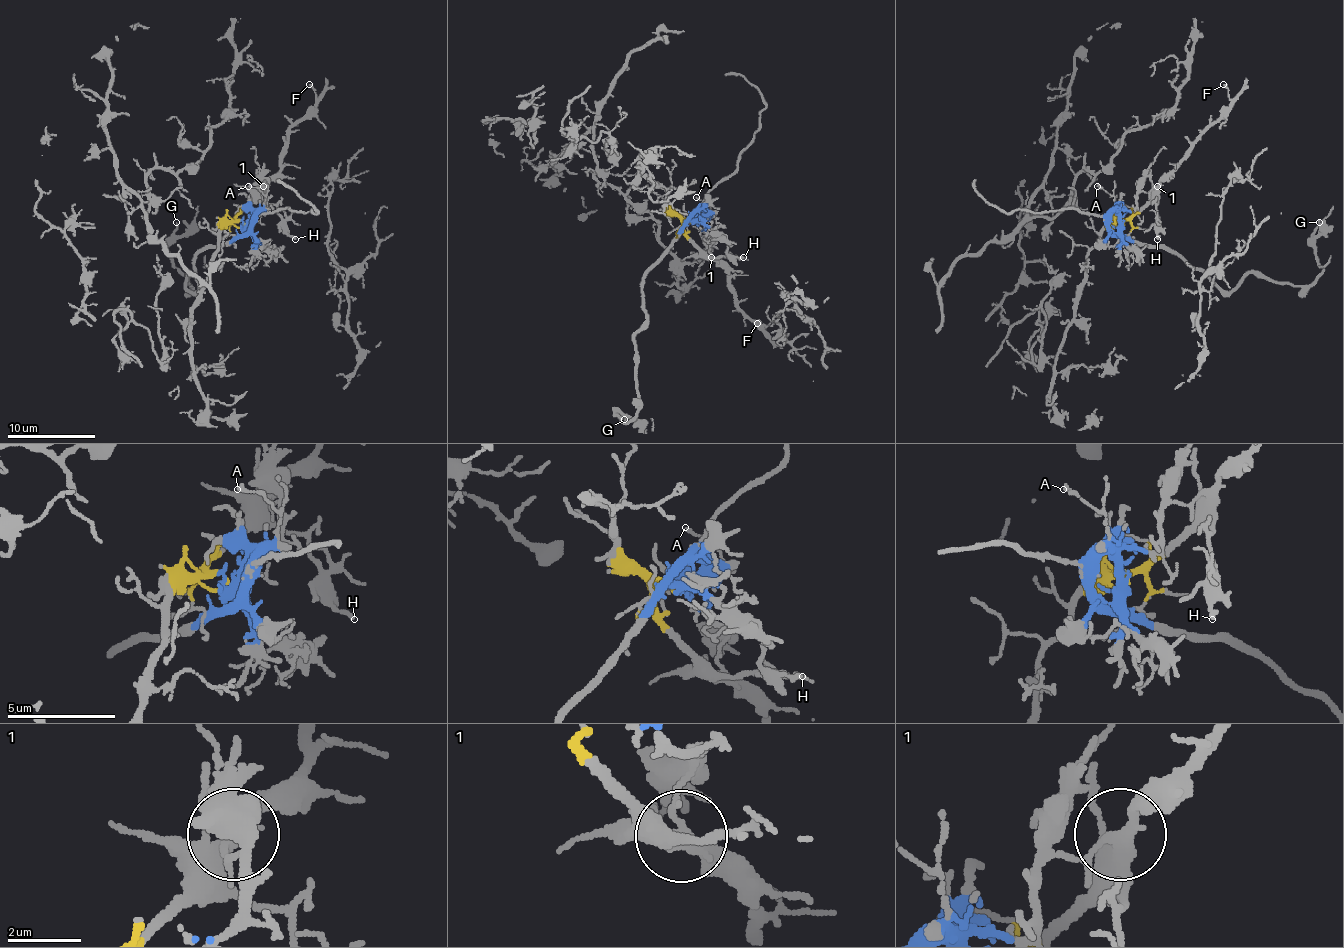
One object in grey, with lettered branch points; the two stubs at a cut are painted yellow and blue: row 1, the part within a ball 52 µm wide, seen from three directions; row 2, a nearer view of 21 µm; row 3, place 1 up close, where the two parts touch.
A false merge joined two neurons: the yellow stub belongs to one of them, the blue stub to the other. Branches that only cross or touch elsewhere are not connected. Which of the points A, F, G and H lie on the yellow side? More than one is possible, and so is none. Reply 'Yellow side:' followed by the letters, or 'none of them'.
Yellow side: F, H

